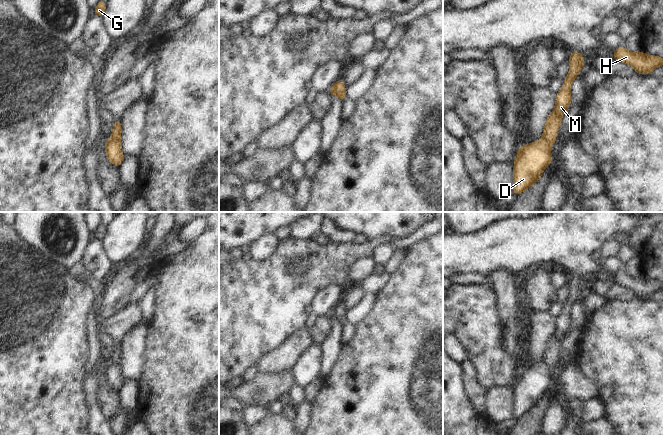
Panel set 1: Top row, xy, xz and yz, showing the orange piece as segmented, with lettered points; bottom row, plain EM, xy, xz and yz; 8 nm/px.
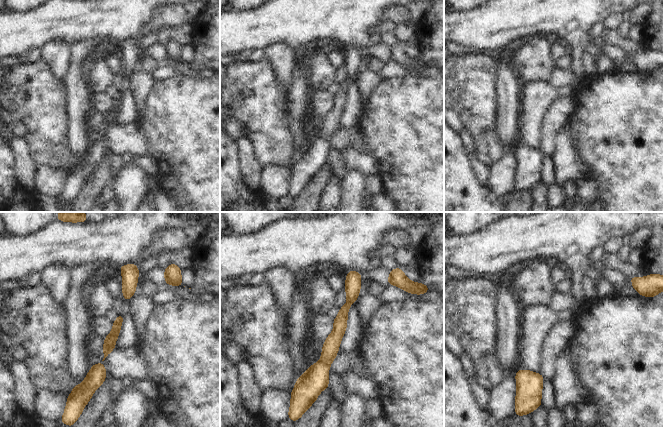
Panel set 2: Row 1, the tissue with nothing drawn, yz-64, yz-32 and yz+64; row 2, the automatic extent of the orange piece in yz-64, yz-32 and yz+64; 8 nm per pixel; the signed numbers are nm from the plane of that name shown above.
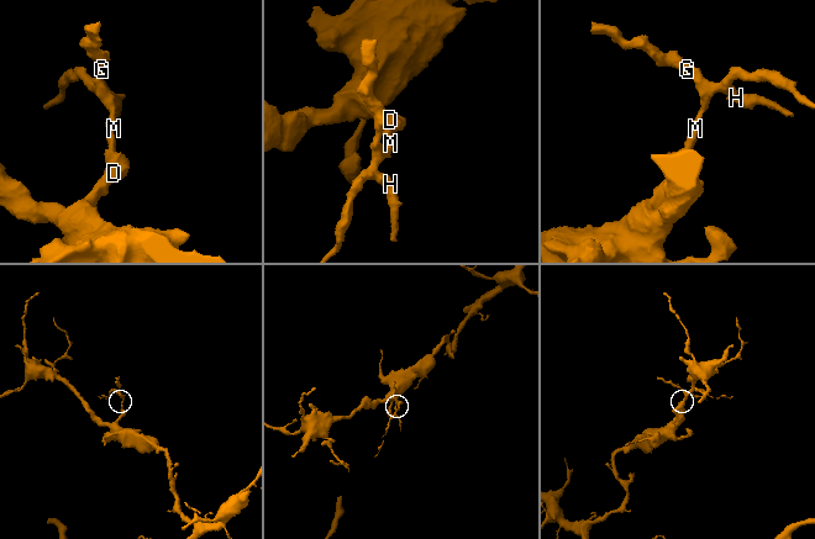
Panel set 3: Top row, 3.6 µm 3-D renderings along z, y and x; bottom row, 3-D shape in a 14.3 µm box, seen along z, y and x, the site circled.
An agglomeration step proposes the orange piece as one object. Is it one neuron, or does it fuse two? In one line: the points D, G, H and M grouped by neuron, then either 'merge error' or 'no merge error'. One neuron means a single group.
D / G H M | merge error

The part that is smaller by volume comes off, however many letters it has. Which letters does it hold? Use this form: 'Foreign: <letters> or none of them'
Foreign: G, H, M

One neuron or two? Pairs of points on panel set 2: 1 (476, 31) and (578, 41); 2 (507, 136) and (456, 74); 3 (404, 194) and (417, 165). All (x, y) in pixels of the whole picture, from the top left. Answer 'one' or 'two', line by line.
1: one
2: two
3: one

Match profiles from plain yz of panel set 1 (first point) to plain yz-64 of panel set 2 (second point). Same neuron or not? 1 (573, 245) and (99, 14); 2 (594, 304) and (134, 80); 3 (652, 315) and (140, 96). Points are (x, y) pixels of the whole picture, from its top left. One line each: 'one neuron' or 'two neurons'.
1: one neuron
2: one neuron
3: two neurons

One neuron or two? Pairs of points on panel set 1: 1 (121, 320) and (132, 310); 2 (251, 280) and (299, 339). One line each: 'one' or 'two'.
1: one
2: two

